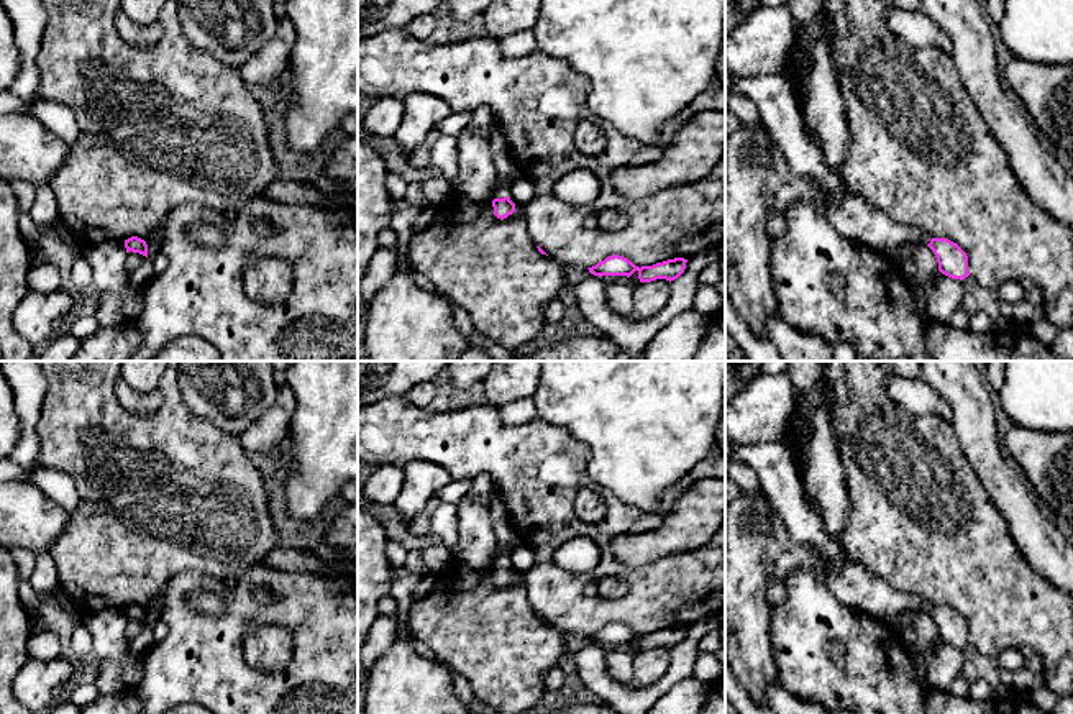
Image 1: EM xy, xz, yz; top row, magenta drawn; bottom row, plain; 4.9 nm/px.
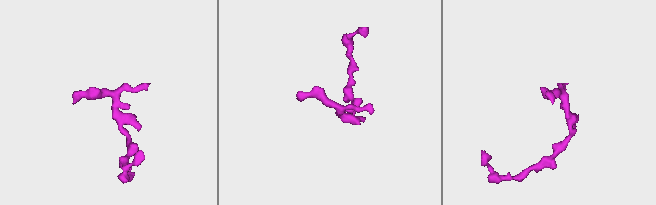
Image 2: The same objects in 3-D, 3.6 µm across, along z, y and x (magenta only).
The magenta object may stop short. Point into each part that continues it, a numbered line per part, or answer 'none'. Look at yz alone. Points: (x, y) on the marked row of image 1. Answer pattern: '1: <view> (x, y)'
1: yz (853, 217)

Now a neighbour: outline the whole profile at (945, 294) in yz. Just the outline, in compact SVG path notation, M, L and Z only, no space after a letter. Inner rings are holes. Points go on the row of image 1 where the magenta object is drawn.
M940 271L938 277L930 287L929 299L929 317L932 323L947 323L950 322L955 310L960 309L965 297L965 286L960 279L952 279Z

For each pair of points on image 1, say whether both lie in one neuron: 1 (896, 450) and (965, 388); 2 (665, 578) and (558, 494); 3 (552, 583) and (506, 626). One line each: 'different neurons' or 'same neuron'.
1: different neurons
2: same neuron
3: different neurons

